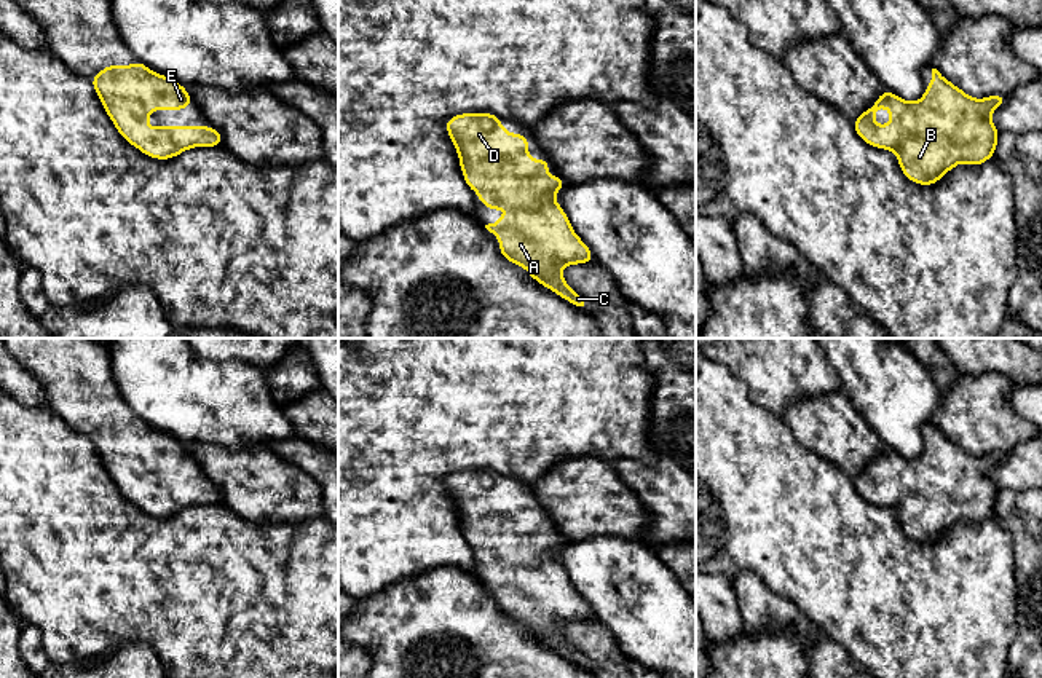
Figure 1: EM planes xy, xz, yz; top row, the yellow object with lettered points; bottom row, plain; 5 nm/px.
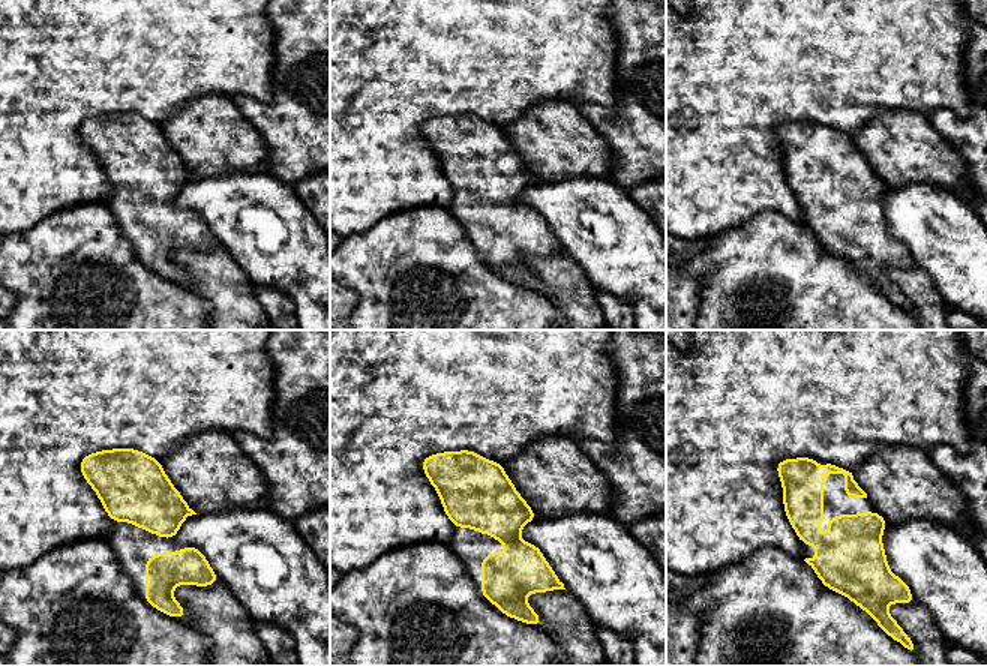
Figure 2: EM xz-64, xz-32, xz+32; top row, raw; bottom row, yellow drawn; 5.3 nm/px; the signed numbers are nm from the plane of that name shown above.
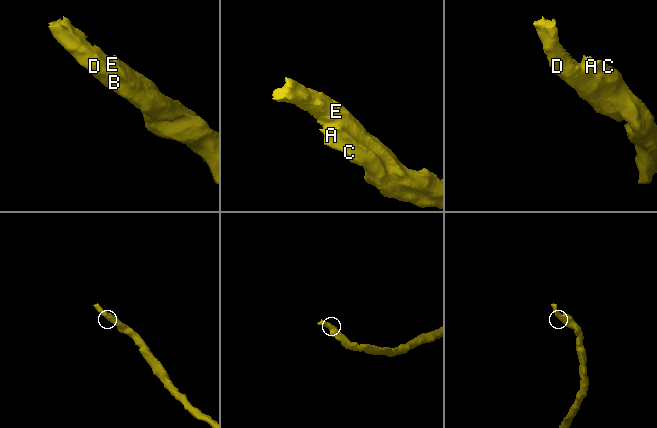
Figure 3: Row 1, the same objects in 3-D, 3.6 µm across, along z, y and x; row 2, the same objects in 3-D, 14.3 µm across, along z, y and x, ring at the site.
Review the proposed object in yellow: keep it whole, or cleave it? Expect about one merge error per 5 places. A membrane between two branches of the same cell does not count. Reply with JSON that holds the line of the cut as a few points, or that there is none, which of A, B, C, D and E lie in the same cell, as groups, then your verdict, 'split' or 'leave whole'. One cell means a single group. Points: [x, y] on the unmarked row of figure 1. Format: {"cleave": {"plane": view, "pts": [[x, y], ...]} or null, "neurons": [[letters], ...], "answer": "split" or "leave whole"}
{"cleave": null, "neurons": [["A", "B", "C", "D", "E"]], "answer": "leave whole"}

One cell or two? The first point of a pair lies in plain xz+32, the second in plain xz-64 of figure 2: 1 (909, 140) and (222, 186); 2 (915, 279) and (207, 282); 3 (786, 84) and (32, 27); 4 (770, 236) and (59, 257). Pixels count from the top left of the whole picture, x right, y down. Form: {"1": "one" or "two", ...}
{"1": "two", "2": "one", "3": "one", "4": "one"}

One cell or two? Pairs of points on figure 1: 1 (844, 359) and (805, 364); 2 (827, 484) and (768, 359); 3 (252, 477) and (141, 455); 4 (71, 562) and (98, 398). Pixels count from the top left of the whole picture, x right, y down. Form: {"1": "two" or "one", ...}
{"1": "two", "2": "two", "3": "two", "4": "two"}

